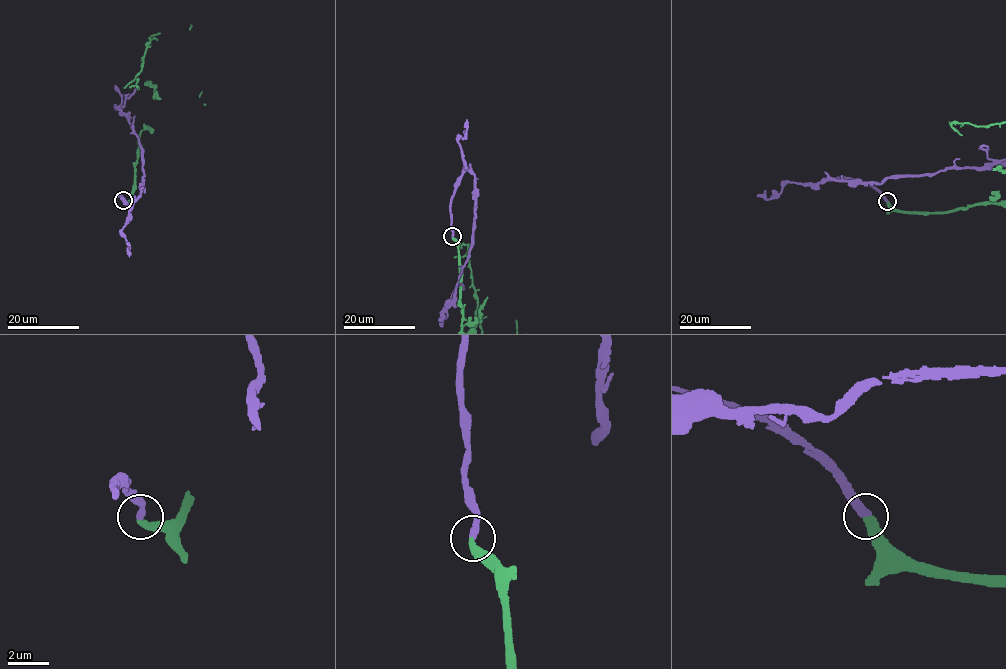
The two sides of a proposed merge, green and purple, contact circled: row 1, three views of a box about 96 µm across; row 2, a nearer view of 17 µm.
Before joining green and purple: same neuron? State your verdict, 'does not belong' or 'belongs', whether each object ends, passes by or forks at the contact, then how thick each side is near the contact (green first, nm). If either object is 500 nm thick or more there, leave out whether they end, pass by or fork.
belongs; green ends there; purple ends there; 320 nm thick on the green side, 360 nm on the other

